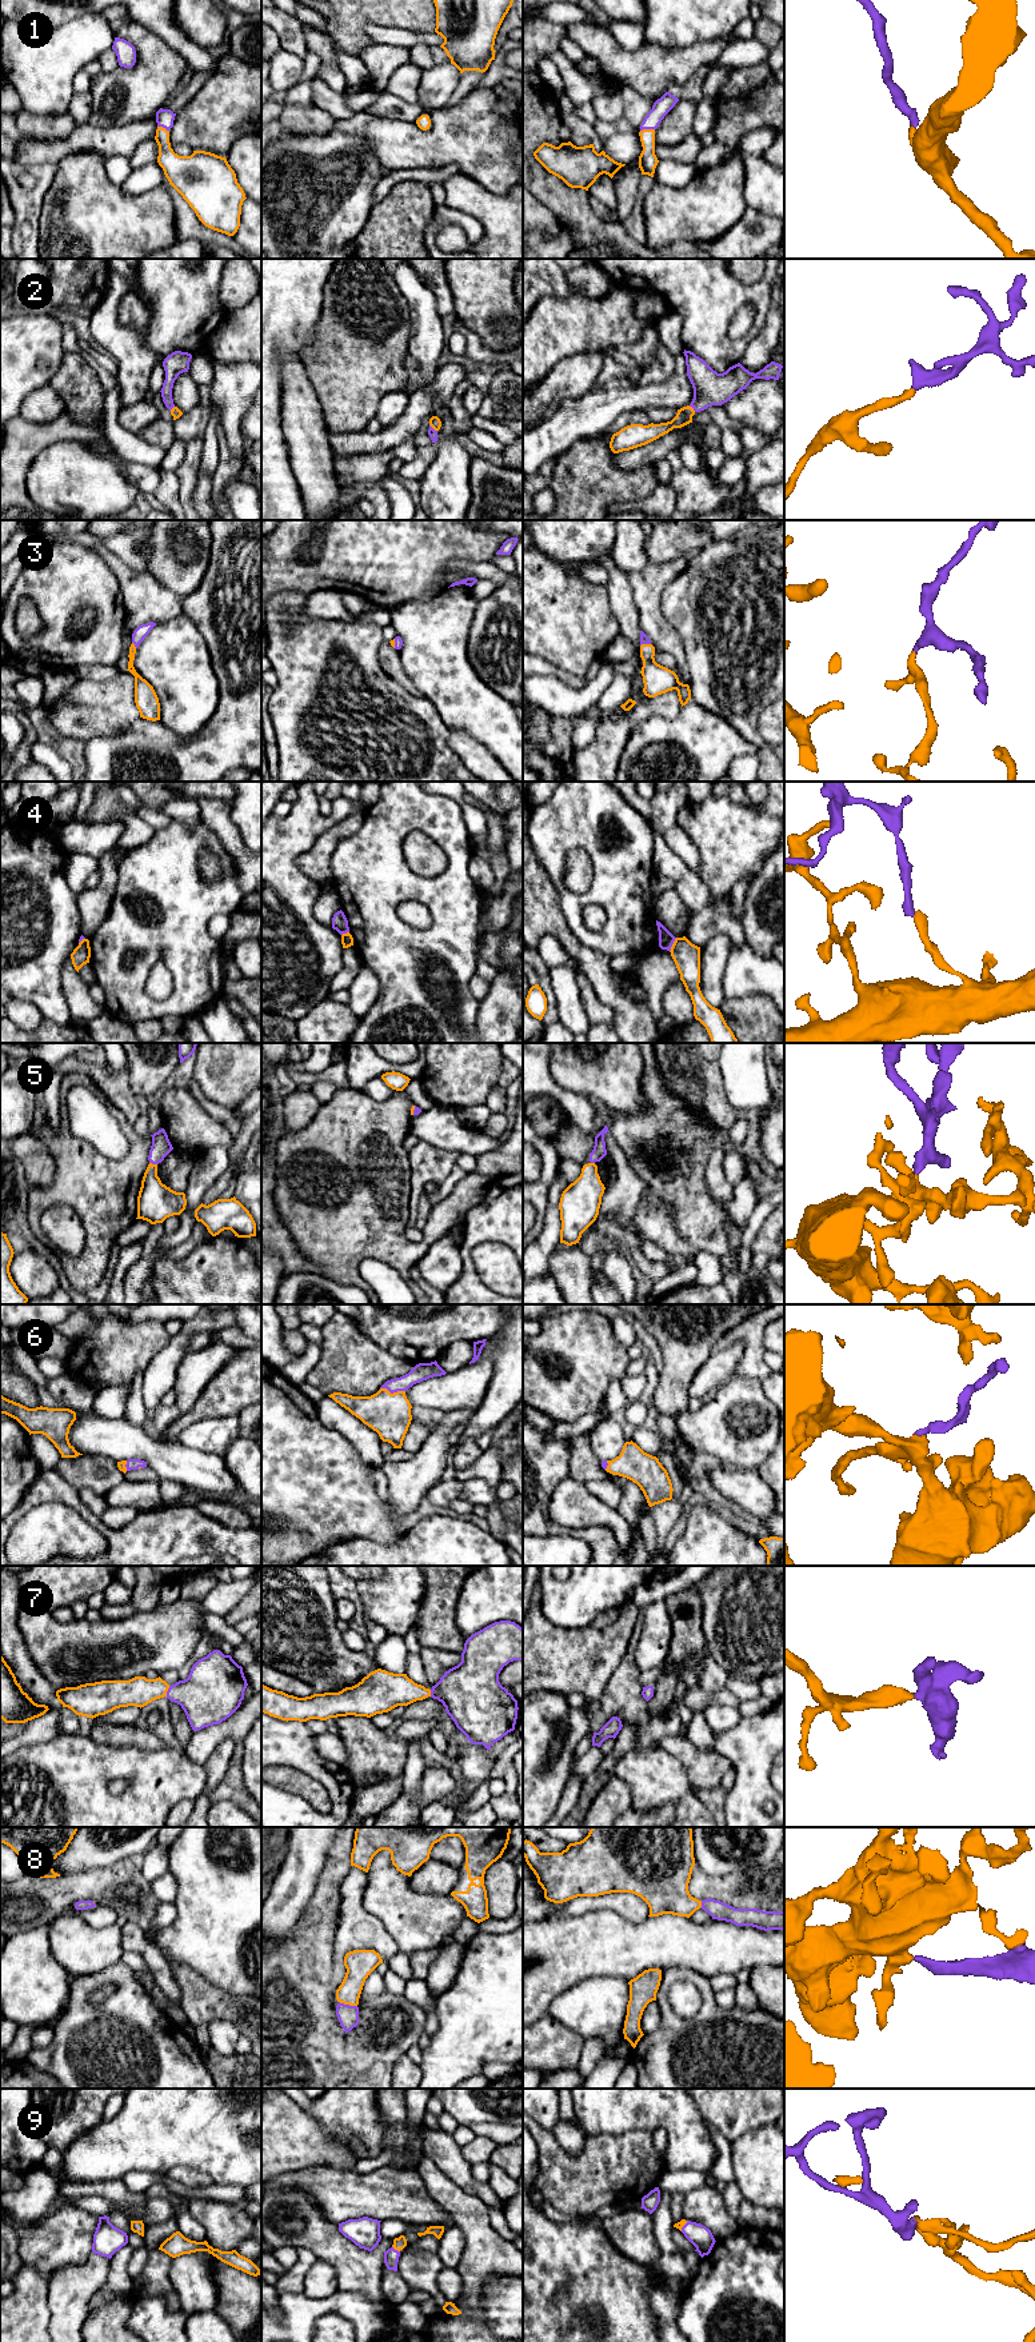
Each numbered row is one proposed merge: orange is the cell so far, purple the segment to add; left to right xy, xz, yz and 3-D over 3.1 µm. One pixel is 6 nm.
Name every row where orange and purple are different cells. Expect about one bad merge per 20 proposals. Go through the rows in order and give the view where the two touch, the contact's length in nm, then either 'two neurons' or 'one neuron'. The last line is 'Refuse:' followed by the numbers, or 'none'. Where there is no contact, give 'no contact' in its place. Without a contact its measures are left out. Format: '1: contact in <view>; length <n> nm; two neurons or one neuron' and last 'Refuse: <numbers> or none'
1: contact in yz; length 90 nm; one neuron
2: contact in xz; length 60 nm; one neuron
3: contact in xy; length 50 nm; one neuron
4: contact in yz; length 100 nm; two neurons
5: contact in xy; length 50 nm; one neuron
6: contact in xz; length 150 nm; one neuron
7: contact in xy; length 70 nm; one neuron
8: contact in xz; length 120 nm; one neuron
9: contact in xz; length 60 nm; one neuron
Refuse: 4

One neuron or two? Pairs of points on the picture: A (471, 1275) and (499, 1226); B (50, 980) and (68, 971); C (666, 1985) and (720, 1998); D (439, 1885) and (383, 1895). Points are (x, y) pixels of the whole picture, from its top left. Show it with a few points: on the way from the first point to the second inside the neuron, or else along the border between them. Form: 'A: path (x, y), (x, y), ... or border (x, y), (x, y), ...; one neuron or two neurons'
A: path (467, 1261), (467, 1246), (484, 1229); one neuron
B: border (70, 954), (62, 975), (62, 990), (68, 1006); two neurons
C: border (714, 1993), (714, 1999), (722, 2007), (735, 2006); two neurons
D: border (408, 1877), (408, 1883), (420, 1893), (446, 1895); two neurons

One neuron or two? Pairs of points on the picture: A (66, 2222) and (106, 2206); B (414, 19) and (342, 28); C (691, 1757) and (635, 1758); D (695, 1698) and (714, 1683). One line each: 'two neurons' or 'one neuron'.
A: two neurons
B: one neuron
C: two neurons
D: two neurons

